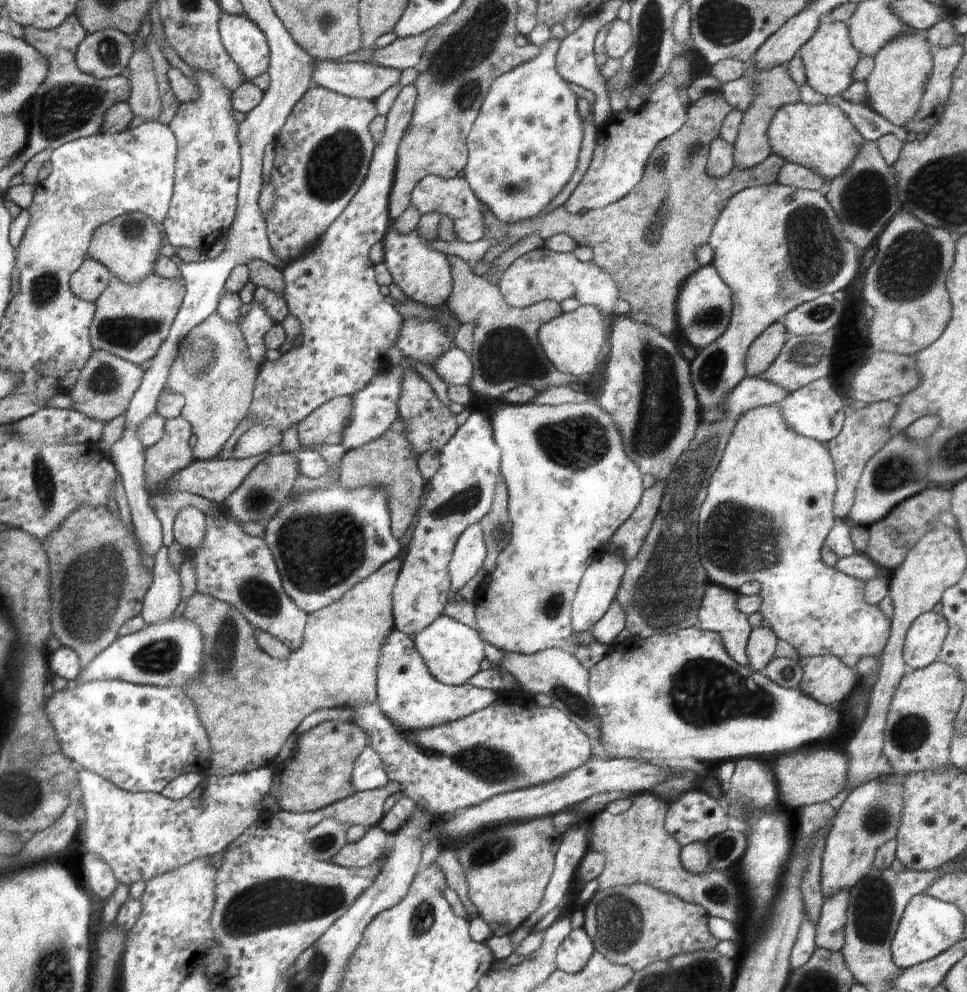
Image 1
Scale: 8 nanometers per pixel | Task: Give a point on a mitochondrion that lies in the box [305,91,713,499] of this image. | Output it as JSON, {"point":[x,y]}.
{"point":[659,410]}

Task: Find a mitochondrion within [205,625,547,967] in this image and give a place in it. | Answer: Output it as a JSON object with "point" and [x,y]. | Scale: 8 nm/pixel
{"point":[276,903]}

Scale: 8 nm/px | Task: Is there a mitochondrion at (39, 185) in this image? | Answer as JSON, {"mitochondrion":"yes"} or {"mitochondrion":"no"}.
{"mitochondrion":"no"}

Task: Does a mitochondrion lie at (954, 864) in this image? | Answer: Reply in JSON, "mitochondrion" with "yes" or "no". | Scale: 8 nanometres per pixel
{"mitochondrion":"no"}

